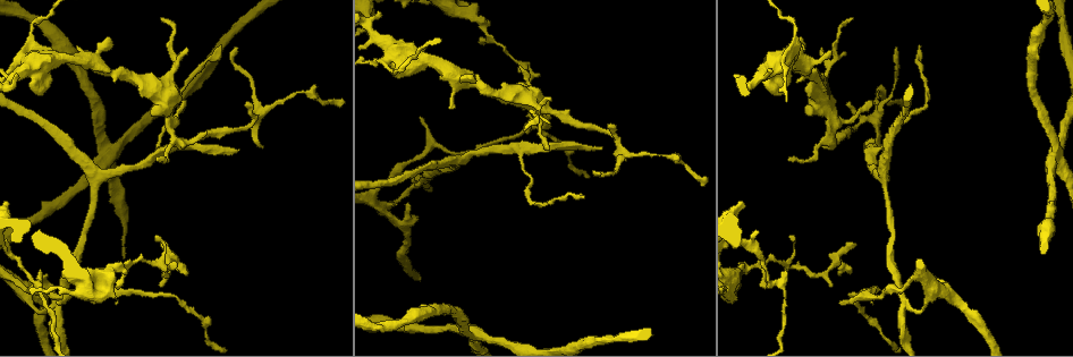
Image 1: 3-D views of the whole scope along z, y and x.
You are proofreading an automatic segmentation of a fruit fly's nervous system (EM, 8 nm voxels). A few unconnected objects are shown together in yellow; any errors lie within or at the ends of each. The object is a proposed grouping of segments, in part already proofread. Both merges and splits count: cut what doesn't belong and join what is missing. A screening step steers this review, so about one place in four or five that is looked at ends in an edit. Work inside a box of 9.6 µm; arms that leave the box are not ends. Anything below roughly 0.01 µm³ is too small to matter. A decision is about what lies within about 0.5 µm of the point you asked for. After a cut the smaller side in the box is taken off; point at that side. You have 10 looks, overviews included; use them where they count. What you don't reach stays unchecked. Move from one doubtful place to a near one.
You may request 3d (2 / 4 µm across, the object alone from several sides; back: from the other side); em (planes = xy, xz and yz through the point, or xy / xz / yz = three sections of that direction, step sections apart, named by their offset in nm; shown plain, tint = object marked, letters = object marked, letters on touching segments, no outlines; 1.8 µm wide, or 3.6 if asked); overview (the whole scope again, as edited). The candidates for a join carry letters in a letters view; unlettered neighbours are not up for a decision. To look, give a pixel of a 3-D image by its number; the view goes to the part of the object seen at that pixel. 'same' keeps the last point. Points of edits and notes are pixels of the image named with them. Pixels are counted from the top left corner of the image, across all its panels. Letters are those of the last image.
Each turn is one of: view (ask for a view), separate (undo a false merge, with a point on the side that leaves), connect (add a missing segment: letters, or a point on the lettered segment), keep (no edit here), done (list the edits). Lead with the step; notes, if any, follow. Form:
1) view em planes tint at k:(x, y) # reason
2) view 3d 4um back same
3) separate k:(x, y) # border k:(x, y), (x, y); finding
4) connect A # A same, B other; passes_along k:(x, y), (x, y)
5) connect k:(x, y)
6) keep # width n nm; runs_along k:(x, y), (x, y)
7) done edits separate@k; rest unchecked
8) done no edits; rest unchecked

view 3d 2um at 1:(747, 267) # sudden change in width

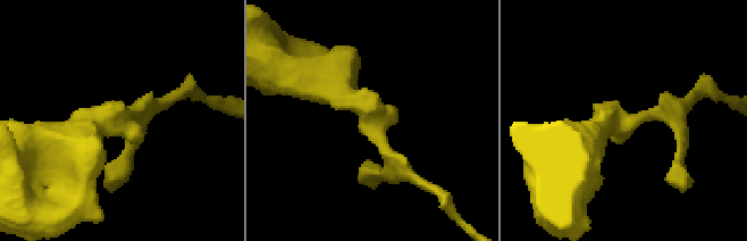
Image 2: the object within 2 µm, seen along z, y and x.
view em yz step 16 letters at 2:(627, 125)

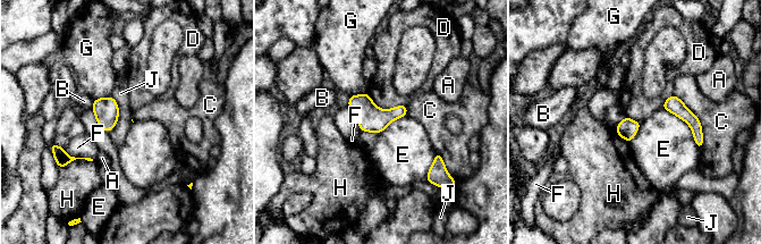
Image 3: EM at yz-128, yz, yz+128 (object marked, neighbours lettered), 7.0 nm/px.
keep # width 60 nm; A other, B other, C other, D other, E other, F other, G other, H other, J other; border 3:(661, 108), (688, 126), (699, 150); continuous, no second cell

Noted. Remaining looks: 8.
view em planes letters at 1:(835, 264) # sharp bend

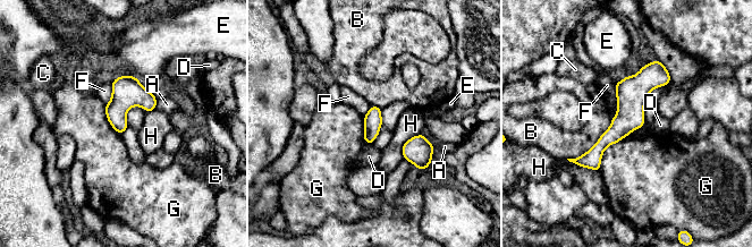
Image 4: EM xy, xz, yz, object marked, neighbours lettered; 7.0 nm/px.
keep # A other, B other, C other, D other, E other, F other, G other, H other; runs_along 4:(657, 64), (579, 162); continuous, no second cell

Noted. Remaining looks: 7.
view 3d 2um at 1:(905, 303) # three arms meet

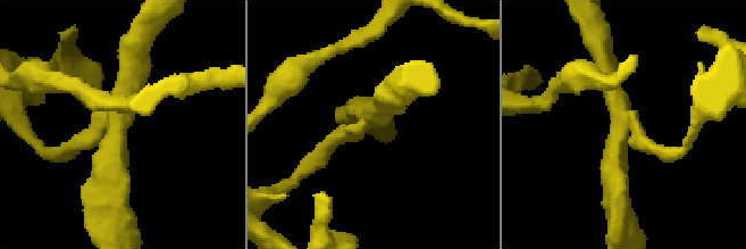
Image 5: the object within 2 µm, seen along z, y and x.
view em planes letters at 5:(109, 124) # arms 3

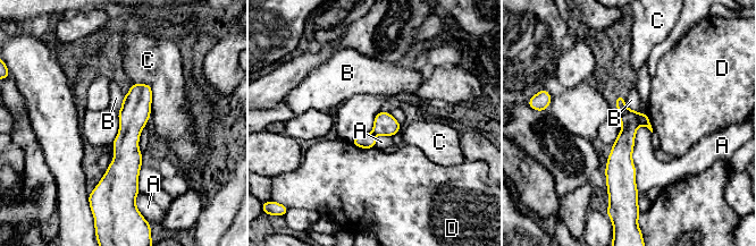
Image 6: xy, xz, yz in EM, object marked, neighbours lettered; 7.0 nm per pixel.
separate 6:(644, 120) # longest_contact A 550 nm; A other, B other, C other, D other; border 6:(637, 112), (639, 125); two cells meet here

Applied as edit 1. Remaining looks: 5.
view overview

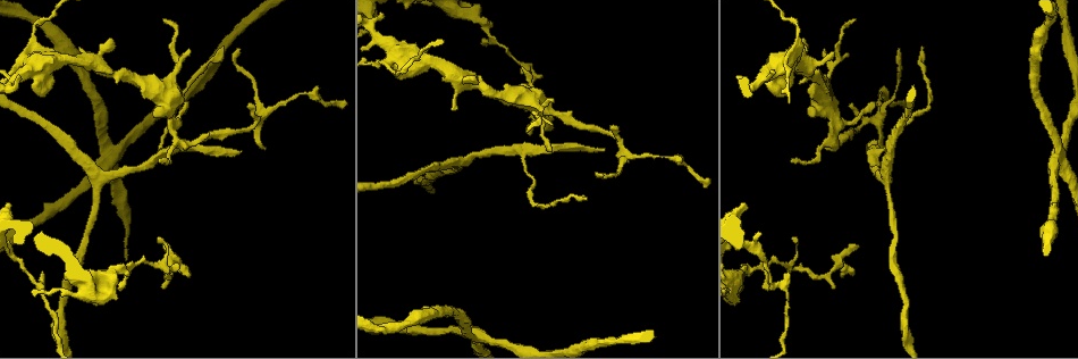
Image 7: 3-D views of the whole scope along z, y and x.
view 3d 2um at 7:(478, 336) # four arms meet

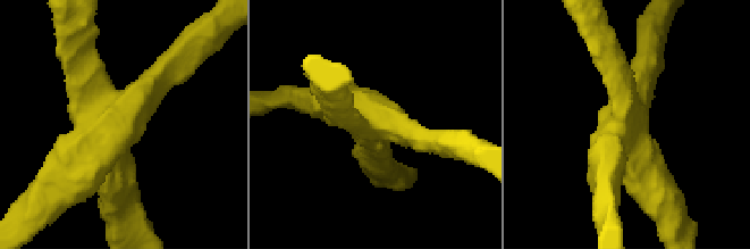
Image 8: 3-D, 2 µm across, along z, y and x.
view em 3.6um xy step 4 tint at 8:(630, 117) # arms 4; shape alone is not enough

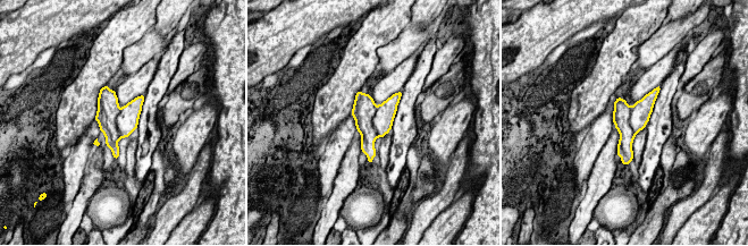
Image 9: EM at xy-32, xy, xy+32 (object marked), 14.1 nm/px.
view em 3.6um xz step 8 letters same

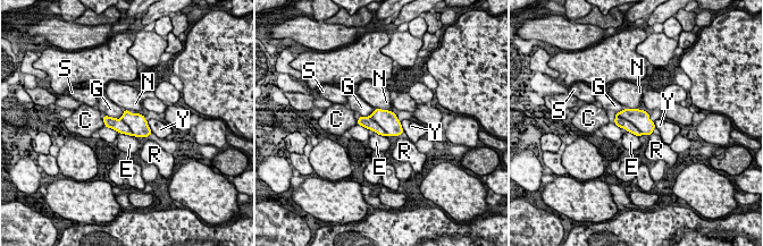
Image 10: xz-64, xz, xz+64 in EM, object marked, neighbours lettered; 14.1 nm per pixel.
separate 10:(621, 122) # longest_contact G 300 nm; C other, E other, G other, N other, R other, S other, Y other; two cells meet here

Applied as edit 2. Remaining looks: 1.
done edits separate@6, separate@10; rest unchecked

